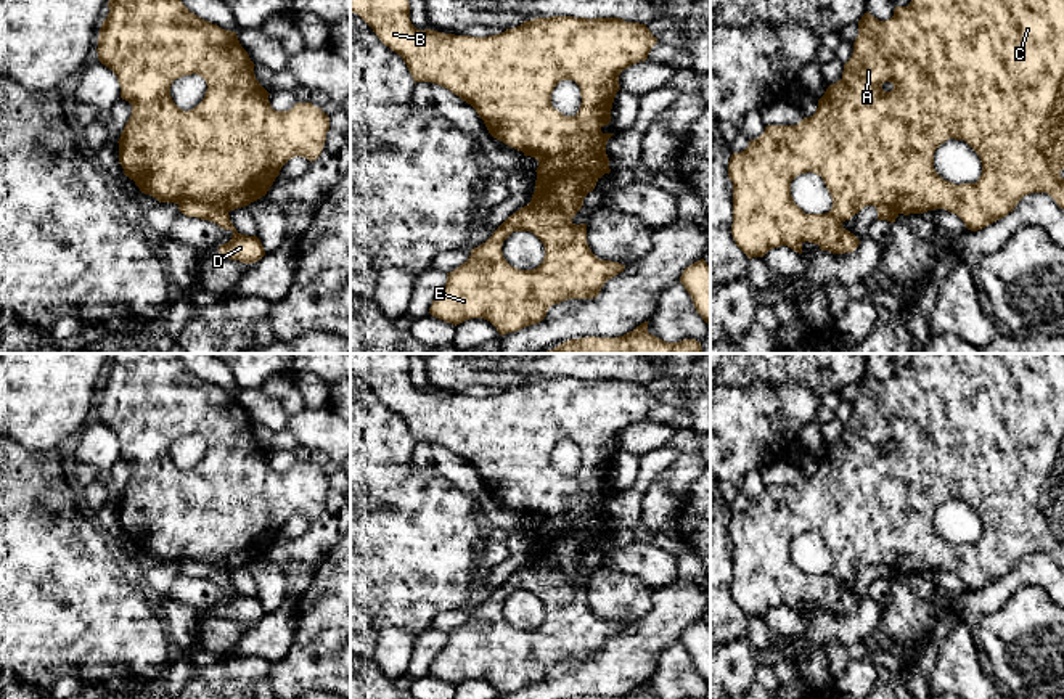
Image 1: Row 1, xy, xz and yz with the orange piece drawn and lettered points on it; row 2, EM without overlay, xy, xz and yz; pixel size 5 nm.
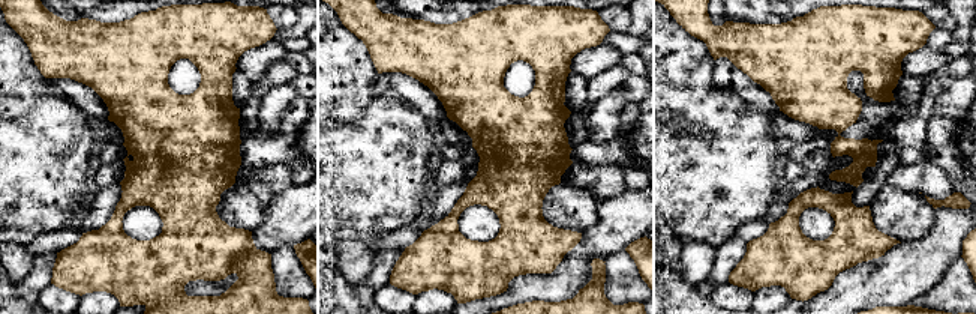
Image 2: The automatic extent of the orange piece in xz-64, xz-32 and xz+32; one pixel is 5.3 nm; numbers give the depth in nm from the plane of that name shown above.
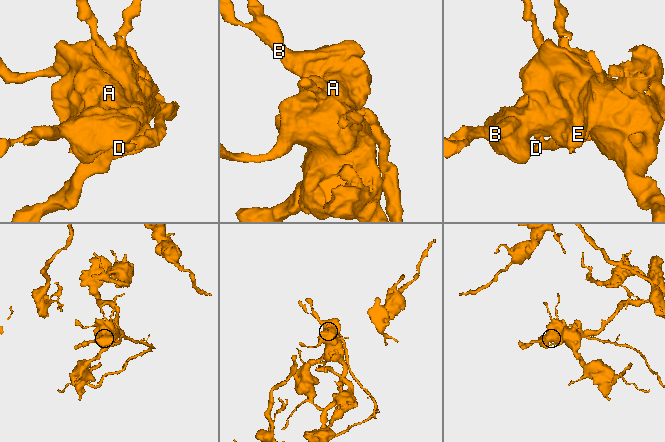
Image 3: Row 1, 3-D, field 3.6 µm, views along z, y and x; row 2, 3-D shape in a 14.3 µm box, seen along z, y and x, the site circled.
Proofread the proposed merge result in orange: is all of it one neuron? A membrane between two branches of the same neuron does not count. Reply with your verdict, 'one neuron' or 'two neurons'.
two neurons

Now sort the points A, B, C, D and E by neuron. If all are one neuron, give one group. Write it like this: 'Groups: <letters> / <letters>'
Groups: A B C E / D

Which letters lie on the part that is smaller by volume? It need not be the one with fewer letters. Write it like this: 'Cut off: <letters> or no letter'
Cut off: D

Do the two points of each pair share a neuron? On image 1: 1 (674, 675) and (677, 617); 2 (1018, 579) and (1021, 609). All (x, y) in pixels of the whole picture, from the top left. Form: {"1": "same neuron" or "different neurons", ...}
{"1": "different neurons", "2": "different neurons"}

